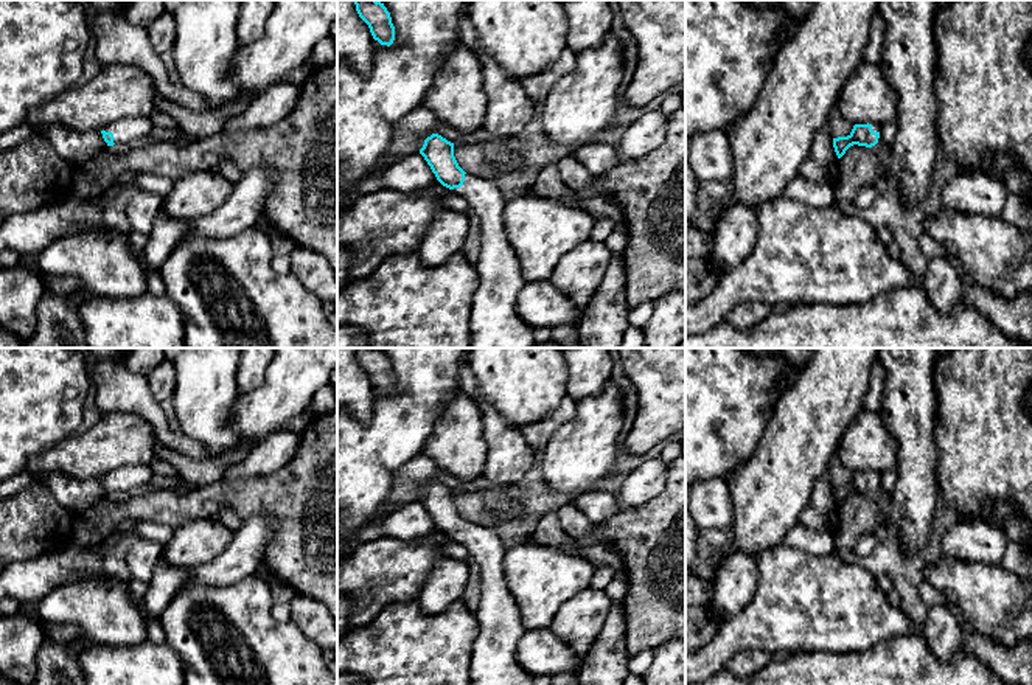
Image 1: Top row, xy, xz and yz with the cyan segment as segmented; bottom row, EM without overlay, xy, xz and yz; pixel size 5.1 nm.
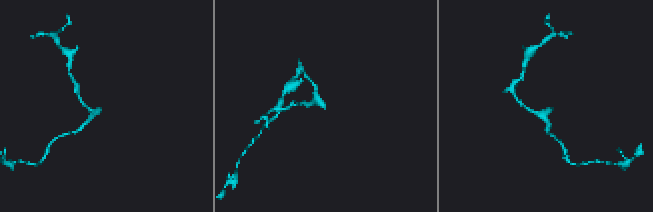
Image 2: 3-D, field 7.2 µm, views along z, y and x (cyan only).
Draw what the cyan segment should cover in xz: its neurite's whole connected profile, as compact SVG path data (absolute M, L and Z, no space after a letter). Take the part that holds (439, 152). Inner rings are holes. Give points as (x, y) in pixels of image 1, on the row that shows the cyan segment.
M438 134L424 140L420 154L437 180L460 194L479 219L479 287L472 297L469 348L532 348L533 328L516 309L527 280L505 233L502 191L493 180L465 172L454 157L454 143Z

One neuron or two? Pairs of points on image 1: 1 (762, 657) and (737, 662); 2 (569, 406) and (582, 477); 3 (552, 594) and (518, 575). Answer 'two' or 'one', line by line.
1: one
2: two
3: one

